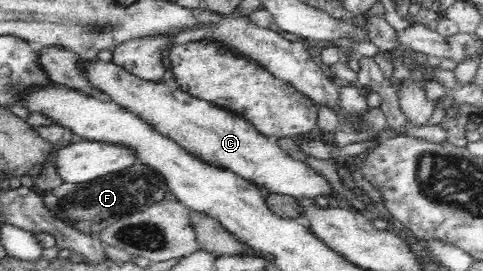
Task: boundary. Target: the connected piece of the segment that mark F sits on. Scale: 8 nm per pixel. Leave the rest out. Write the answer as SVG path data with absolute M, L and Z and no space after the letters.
M137 161L135 165L121 172L113 172L91 182L63 183L51 190L39 190L39 194L53 214L76 224L81 232L93 237L103 228L107 228L111 220L129 216L147 206L152 206L155 202L163 201L167 190L169 190L168 182L165 182L161 173Z

